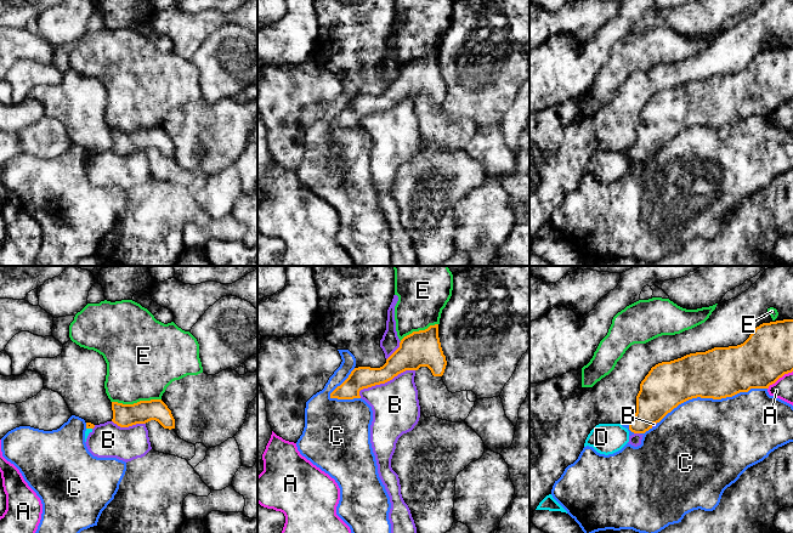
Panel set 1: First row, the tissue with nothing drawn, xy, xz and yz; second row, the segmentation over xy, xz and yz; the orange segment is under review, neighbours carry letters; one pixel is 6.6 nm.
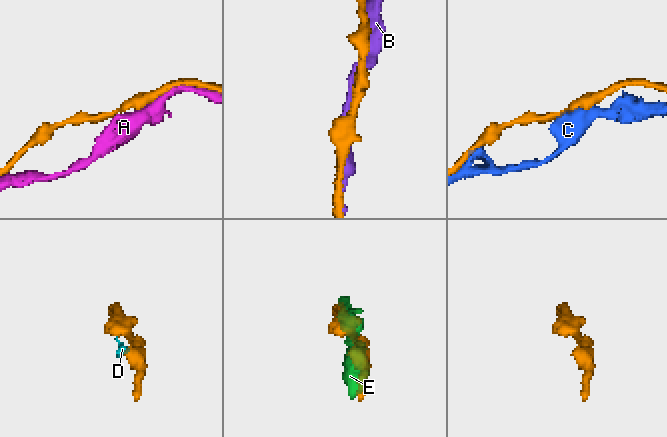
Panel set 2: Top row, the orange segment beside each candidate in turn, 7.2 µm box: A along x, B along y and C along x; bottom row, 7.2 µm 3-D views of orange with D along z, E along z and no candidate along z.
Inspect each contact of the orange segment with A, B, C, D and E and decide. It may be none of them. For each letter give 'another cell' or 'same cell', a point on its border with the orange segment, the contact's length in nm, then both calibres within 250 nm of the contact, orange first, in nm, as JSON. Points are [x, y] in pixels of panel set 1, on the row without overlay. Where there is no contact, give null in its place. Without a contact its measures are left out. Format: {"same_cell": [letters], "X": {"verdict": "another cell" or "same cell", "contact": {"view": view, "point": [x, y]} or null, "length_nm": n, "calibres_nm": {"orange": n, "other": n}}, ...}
{"same_cell": [], "A": {"verdict": "another cell", "contact": {"view": "yz", "point": [779, 106]}, "length_nm": 200, "calibres_nm": {"orange": 340, "other": 140}}, "B": {"verdict": "another cell", "contact": {"view": "xz", "point": [385, 109]}, "length_nm": 420, "calibres_nm": {"orange": 200, "other": 320}}, "C": {"verdict": "another cell", "contact": {"view": "yz", "point": [711, 125]}, "length_nm": 750, "calibres_nm": {"orange": 340, "other": 480}}, "D": {"verdict": "another cell", "contact": {"view": "xy", "point": [89, 156]}, "length_nm": 40, "calibres_nm": {"orange": 50, "other": 40}}, "E": {"verdict": "another cell", "contact": {"view": "xy", "point": [137, 130]}, "length_nm": 320, "calibres_nm": {"orange": 160, "other": 460}}}

